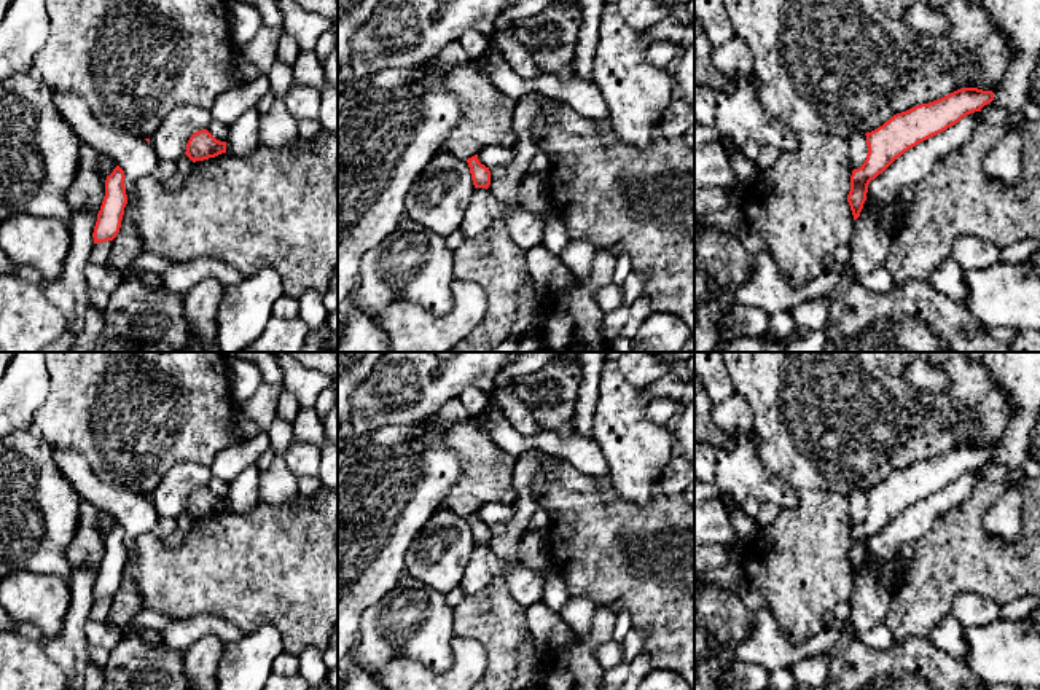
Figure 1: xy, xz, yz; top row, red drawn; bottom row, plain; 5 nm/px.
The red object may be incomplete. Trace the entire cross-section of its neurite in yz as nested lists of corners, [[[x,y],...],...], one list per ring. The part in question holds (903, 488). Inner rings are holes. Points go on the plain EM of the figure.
[[[962,445],[938,457],[916,462],[893,472],[878,486],[866,489],[868,512],[865,519],[852,527],[847,559],[854,577],[860,574],[866,558],[868,542],[897,515],[917,500],[946,488],[970,470],[994,457],[992,448]]]

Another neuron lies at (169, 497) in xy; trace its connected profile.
[[[182,461],[175,464],[150,494],[150,502],[159,516],[178,518],[190,494],[207,486],[212,478],[210,467]]]

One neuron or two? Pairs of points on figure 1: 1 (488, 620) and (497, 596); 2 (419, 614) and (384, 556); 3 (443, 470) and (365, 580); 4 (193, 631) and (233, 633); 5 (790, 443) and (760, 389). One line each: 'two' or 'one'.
1: one
2: two
3: one
4: one
5: one

